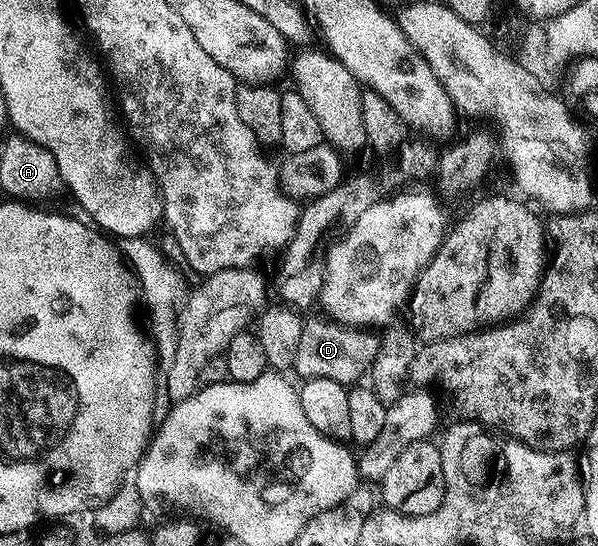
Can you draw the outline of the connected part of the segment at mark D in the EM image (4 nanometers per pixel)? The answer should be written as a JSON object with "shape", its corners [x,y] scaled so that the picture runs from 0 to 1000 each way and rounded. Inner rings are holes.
{"shape":[[[550,582],[538,586],[513,584],[505,595],[502,626],[495,639],[490,687],[505,689],[507,698],[522,692],[555,692],[555,700],[585,707],[594,701],[592,689],[607,687],[605,678],[605,636],[612,630],[610,665],[619,668],[629,661],[634,632],[634,617],[624,606],[580,601],[577,595],[562,593]]]}

